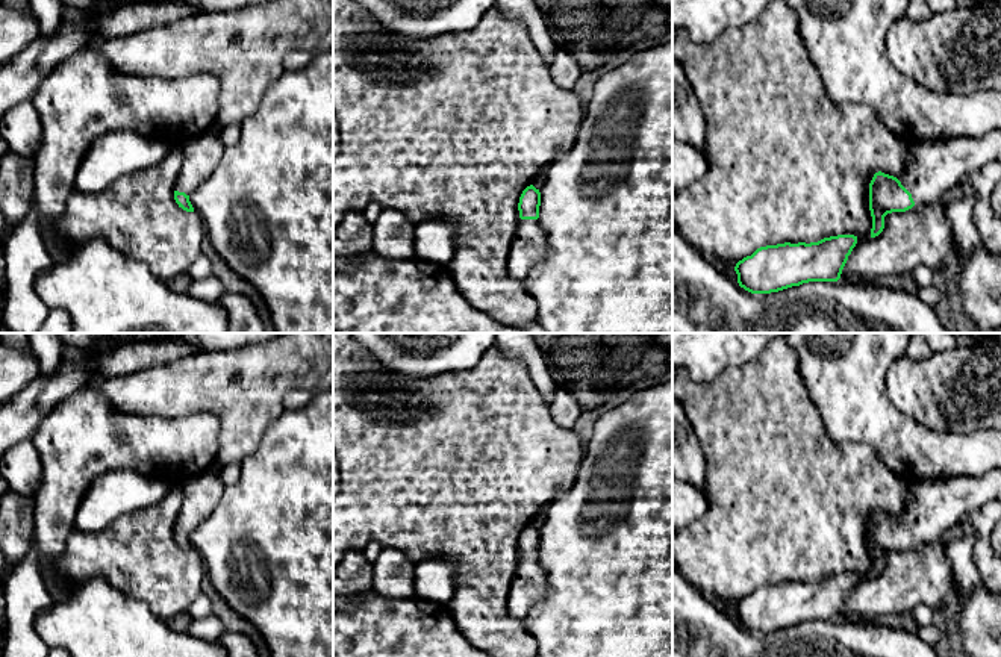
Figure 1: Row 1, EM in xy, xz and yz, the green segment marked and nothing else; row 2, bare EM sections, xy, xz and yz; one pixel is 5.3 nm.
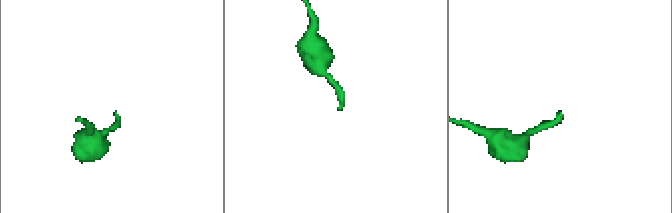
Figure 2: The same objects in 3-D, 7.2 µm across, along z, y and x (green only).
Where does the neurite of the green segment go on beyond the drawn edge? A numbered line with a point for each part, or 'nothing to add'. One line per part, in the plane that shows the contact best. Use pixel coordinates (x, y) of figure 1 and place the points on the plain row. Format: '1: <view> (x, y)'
1: yz (933, 506)

